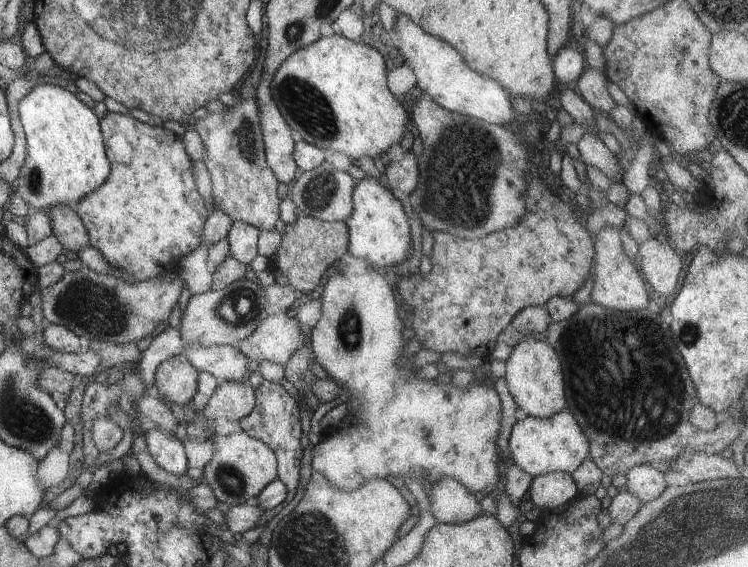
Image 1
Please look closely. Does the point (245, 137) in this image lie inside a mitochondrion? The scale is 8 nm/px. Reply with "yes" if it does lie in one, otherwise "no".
yes

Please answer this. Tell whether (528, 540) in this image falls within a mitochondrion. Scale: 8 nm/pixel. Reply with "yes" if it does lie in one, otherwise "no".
no

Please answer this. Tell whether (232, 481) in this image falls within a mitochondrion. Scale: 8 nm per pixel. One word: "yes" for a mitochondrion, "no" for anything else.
yes

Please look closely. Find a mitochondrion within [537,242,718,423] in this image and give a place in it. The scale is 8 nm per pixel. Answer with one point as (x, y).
(687, 335)

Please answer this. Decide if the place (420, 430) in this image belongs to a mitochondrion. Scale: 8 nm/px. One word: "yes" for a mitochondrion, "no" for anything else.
yes

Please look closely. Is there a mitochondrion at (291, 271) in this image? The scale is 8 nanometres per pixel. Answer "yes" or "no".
no

